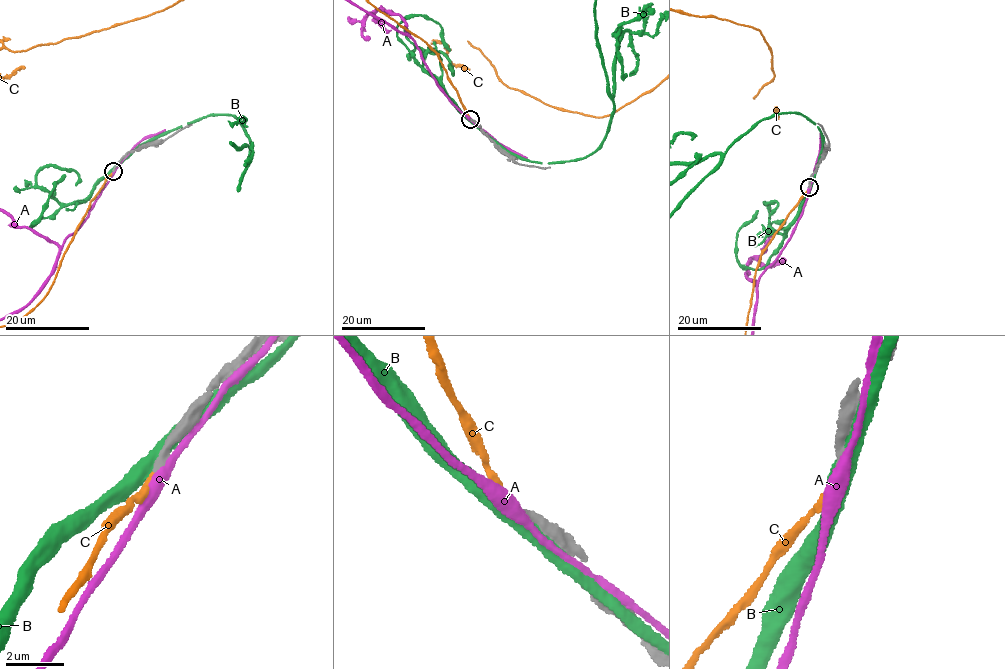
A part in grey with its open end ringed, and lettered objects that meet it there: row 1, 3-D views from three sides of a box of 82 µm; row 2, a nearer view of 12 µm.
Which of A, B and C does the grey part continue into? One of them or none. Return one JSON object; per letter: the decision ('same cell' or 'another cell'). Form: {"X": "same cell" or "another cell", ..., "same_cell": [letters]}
{"A": "another cell", "B": "another cell", "C": "same cell", "same_cell": ["C"]}

